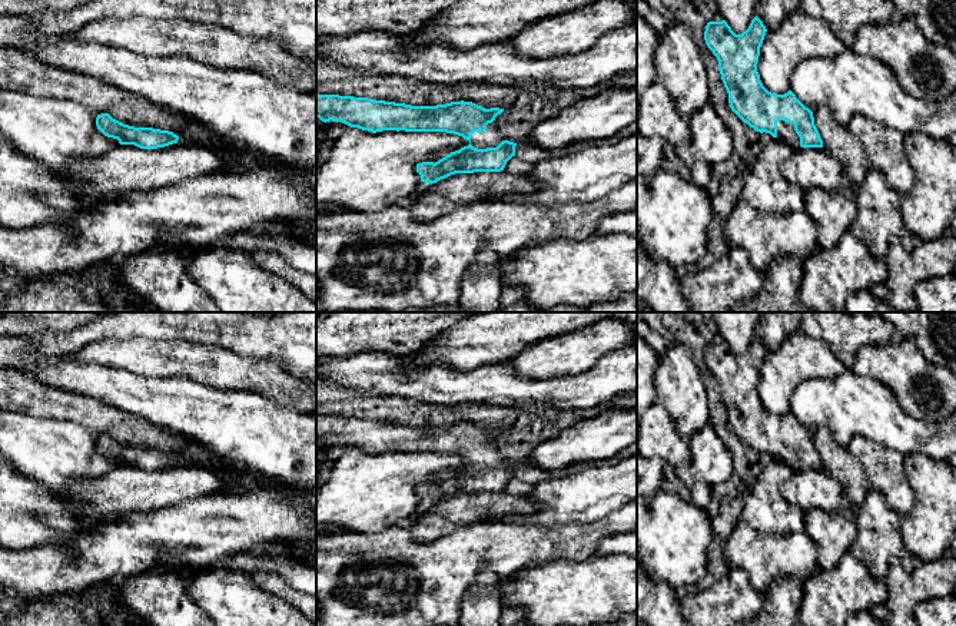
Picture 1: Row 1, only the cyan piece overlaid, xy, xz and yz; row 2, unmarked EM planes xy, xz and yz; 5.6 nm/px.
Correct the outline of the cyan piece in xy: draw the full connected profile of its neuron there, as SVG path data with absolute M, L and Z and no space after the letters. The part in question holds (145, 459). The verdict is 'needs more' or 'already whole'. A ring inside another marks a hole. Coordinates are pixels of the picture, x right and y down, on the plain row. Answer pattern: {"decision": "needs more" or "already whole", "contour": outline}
{"decision": "already whole", "contour": "M109 434L97 435L96 447L104 457L117 460L120 466L135 466L140 470L165 468L179 461L173 453L129 447L113 440Z"}

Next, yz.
{"decision": "needs more", "contour": "M757 337L741 355L736 355L726 341L706 347L704 361L718 381L730 428L750 448L787 463L793 471L823 468L813 433L791 411L771 414L760 401L757 382L766 352Z"}

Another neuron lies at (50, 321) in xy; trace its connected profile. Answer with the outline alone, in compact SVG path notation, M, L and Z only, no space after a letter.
M6 312L0 314L0 335L23 335L31 325L52 332L70 332L109 314L114 312Z

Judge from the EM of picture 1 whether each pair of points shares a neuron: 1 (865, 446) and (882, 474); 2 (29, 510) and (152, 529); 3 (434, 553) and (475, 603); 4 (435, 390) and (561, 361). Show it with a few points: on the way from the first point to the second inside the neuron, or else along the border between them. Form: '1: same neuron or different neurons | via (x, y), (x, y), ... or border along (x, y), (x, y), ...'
1: same neuron | via (870, 453), (882, 467)
2: different neurons | border along (88, 523), (70, 545), (56, 543)
3: different neurons | border along (491, 569), (480, 570), (465, 589), (458, 610)
4: different neurons | border along (505, 361), (520, 376), (548, 378)

